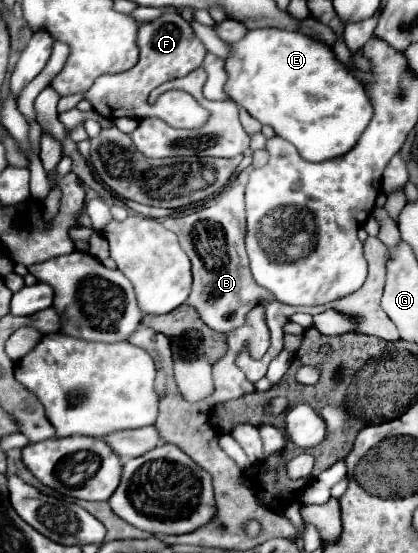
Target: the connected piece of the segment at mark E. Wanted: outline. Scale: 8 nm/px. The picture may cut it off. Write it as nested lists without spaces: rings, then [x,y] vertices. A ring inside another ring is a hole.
[[[250,30],[246,40],[232,46],[226,70],[226,94],[244,106],[250,116],[270,124],[278,136],[292,142],[308,162],[342,156],[356,144],[356,138],[372,118],[372,106],[360,80],[334,58],[328,46],[300,32]]]

